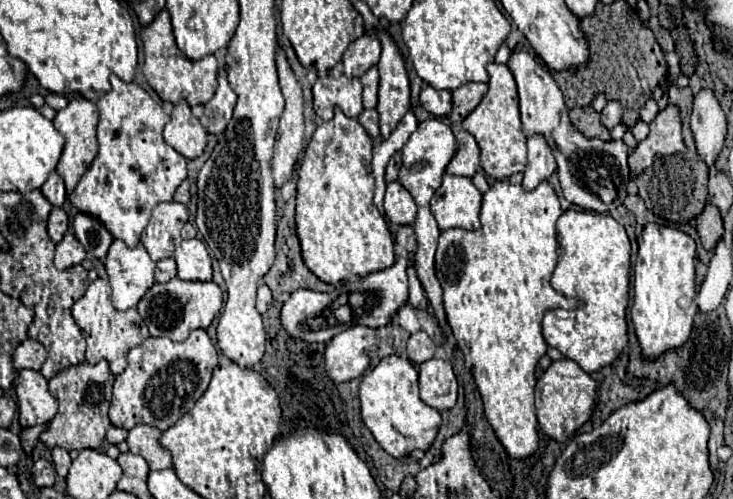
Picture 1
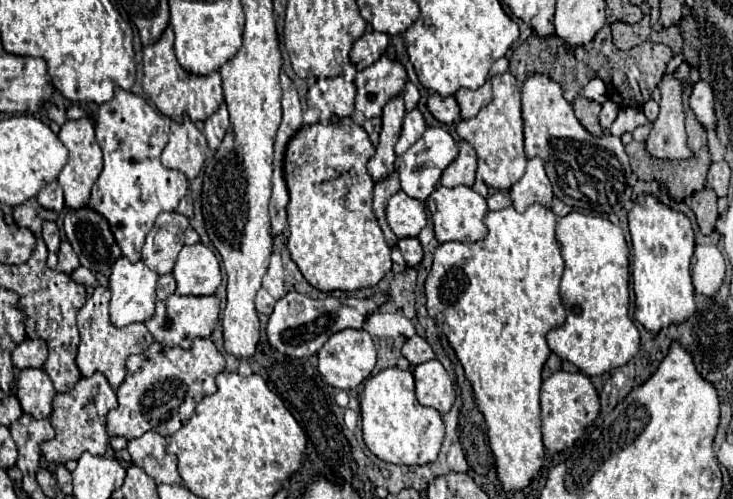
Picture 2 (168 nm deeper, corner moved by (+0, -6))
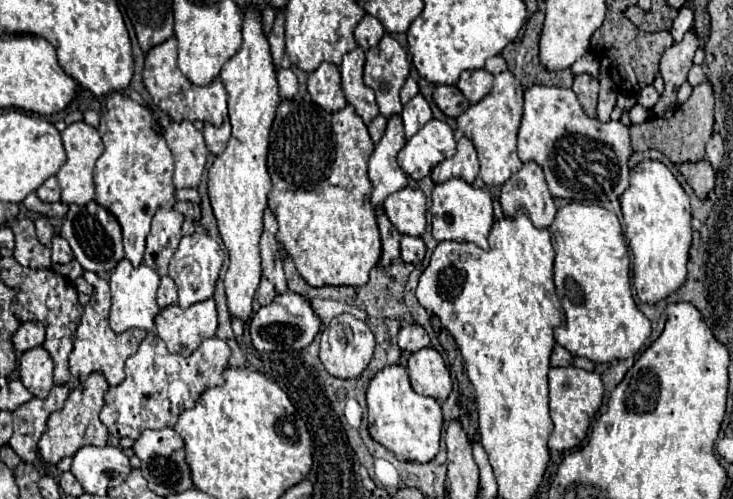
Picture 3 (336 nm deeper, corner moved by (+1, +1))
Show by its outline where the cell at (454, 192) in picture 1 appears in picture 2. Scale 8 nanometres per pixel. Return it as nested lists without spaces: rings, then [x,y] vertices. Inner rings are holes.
[[[439,185],[431,193],[431,197],[425,201],[425,205],[431,213],[431,219],[435,225],[435,237],[439,239],[439,243],[445,243],[445,241],[475,243],[487,235],[487,227],[483,225],[483,215],[487,213],[487,203],[479,193],[475,193],[467,185],[457,185],[451,189]]]

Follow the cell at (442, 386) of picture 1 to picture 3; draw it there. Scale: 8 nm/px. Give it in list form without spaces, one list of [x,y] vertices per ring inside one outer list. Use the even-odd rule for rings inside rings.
[[[422,348],[408,358],[408,376],[414,392],[444,402],[452,392],[450,370],[446,368],[440,352]]]

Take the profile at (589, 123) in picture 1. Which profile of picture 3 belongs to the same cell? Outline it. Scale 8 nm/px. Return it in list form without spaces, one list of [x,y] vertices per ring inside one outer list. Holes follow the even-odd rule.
[[[578,74],[574,78],[574,86],[572,90],[576,92],[584,112],[588,116],[596,116],[596,100],[598,100],[598,80],[590,74]]]

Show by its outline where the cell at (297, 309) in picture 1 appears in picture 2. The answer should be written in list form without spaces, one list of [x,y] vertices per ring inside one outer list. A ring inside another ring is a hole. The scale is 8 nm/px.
[[[297,291],[287,293],[283,299],[277,301],[269,323],[267,323],[267,339],[271,347],[277,351],[291,355],[291,357],[309,357],[315,355],[323,343],[343,331],[343,329],[363,329],[367,317],[375,313],[381,305],[389,301],[387,293],[377,293],[369,299],[357,299],[357,297],[327,297],[327,299],[311,299],[307,295],[301,295]]]

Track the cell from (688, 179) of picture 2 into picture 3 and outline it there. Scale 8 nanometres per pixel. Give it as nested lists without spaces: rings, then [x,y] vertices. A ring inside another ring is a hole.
[[[706,80],[694,88],[694,94],[686,104],[674,110],[672,118],[648,118],[646,124],[630,126],[632,150],[638,152],[648,148],[658,148],[672,162],[700,160],[704,156],[706,142],[712,136],[712,124],[714,124],[714,90],[712,90],[712,84]]]

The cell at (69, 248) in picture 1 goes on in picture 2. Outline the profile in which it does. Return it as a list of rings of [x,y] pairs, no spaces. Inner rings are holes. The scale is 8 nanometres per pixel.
[[[67,239],[61,241],[61,247],[59,247],[57,255],[59,255],[59,263],[57,263],[57,269],[55,269],[55,271],[73,273],[73,271],[81,265],[79,259],[77,259],[77,255],[75,255],[75,251],[71,249],[71,243],[69,243]]]

